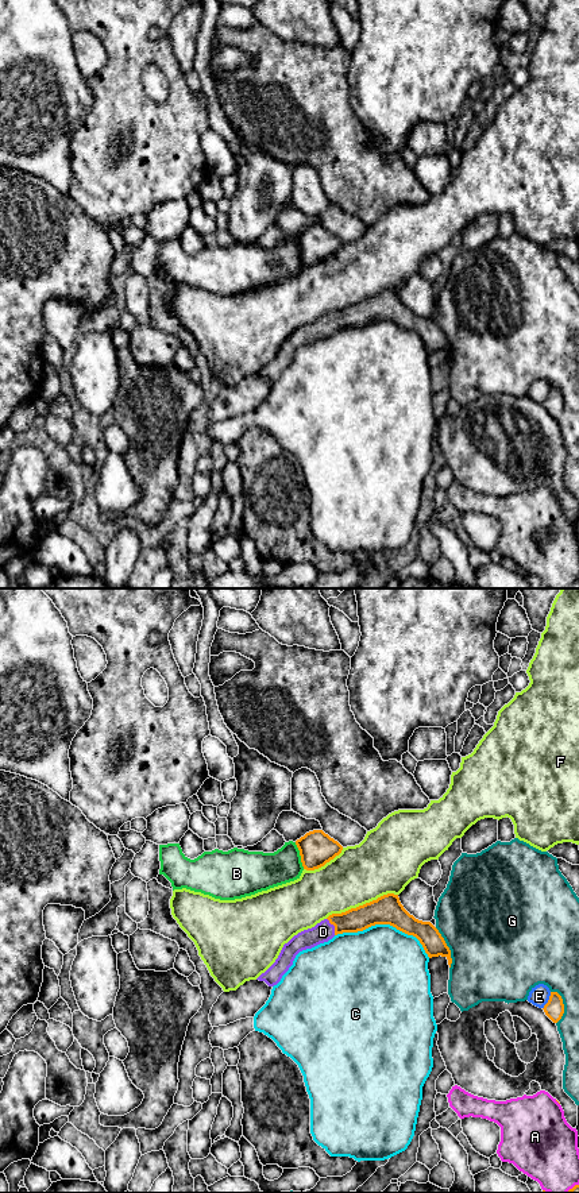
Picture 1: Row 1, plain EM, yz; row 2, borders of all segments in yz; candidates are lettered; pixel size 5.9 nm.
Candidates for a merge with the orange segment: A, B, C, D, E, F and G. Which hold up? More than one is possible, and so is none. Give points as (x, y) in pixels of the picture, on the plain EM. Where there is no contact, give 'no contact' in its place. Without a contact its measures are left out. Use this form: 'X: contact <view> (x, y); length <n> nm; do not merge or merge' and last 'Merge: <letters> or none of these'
A: contact yz (572, 583); length 90 nm; do not merge
B: contact yz (300, 250); length 170 nm; do not merge
C: contact yz (385, 319); length 600 nm; do not merge
D: contact yz (334, 320); length 120 nm; merge
E: contact yz (548, 396); length 120 nm; do not merge
F: contact yz (361, 301); length 460 nm; do not merge
G: contact yz (448, 343); length 260 nm; do not merge
Merge: D

